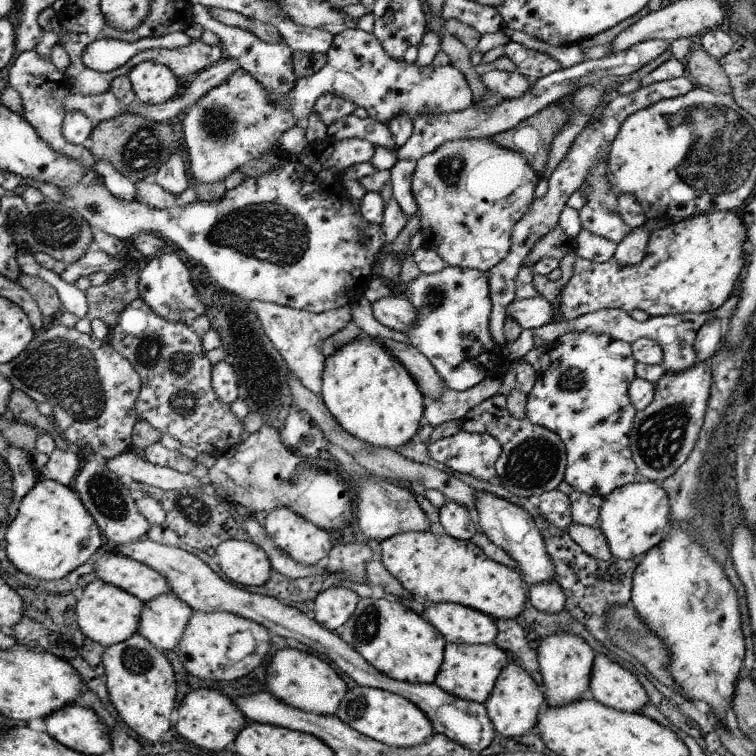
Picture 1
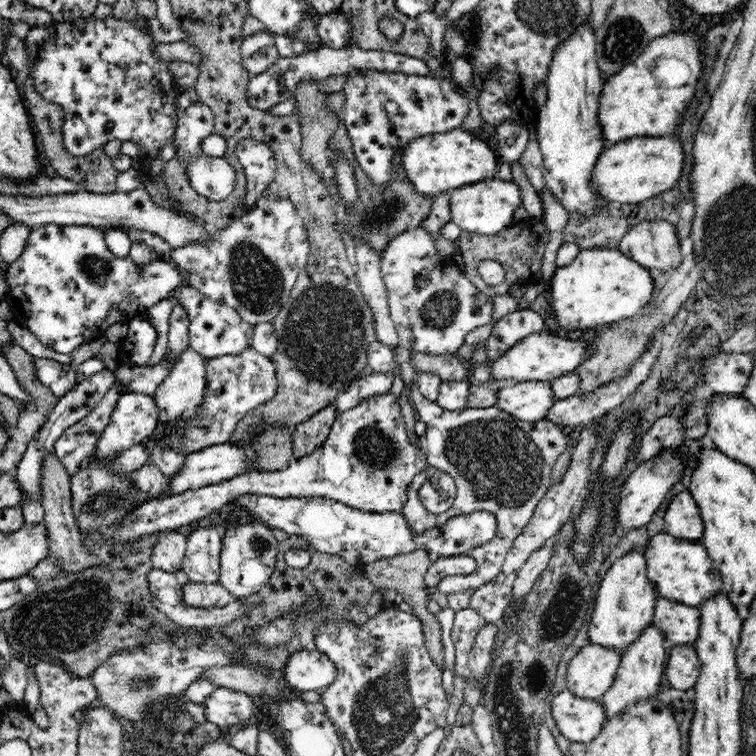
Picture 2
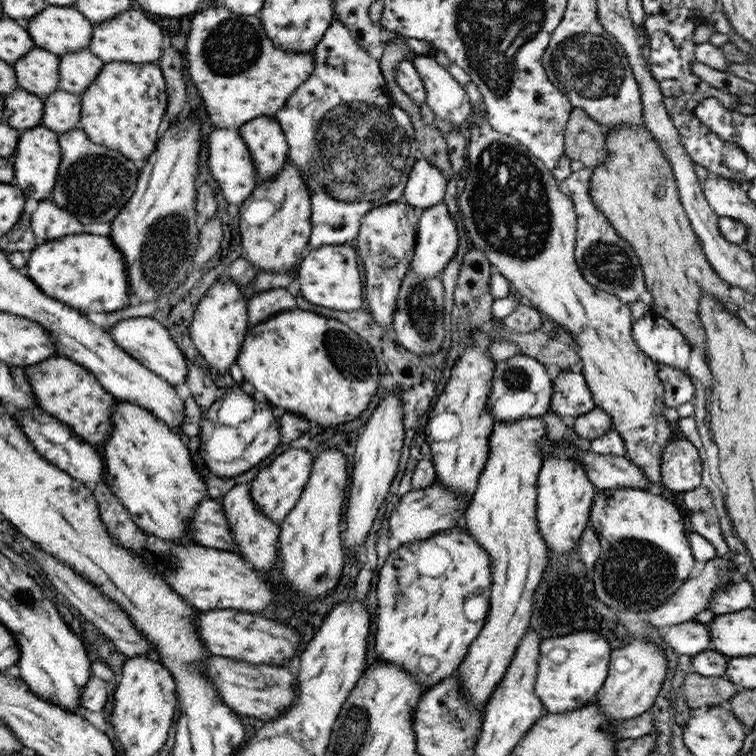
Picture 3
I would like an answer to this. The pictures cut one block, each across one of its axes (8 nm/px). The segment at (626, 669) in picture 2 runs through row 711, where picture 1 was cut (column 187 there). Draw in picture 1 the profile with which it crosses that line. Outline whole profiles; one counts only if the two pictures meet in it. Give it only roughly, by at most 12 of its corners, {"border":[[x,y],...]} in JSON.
{"border":[[172,591],[143,603],[137,632],[174,651],[194,611]]}

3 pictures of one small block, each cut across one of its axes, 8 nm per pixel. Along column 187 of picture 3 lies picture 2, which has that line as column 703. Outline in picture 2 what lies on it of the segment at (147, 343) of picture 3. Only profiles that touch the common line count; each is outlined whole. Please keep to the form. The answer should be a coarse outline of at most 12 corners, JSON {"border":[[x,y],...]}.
{"border":[[744,353],[706,358],[705,386],[740,397],[754,370]]}

